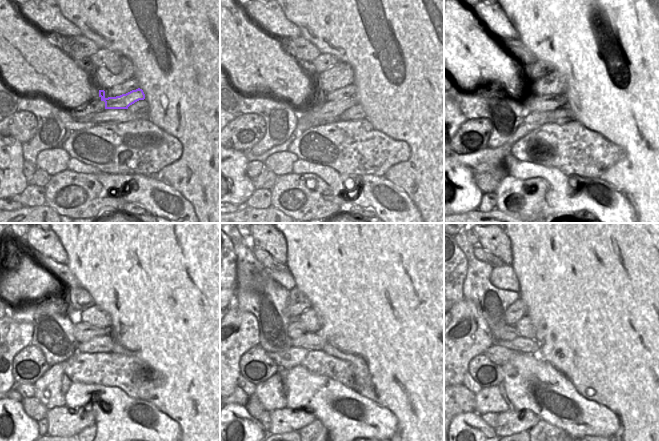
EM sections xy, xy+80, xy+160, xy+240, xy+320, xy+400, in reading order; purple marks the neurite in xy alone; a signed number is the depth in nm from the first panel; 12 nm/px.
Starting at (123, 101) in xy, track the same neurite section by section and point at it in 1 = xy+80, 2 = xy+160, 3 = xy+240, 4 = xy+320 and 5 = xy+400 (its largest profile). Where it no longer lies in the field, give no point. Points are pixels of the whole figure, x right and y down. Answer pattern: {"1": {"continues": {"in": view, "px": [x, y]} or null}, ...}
{"1": {"continues": {"in": "xy+80", "px": [329, 111]}}, "2": {"continues": {"in": "xy+160", "px": [533, 120]}}, "3": {"continues": {"in": "xy+240", "px": [48, 389]}}, "4": {"continues": {"in": "xy+320", "px": [270, 393]}}, "5": {"continues": {"in": "xy+400", "px": [489, 400]}}}

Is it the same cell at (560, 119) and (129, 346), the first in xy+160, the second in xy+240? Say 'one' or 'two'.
two

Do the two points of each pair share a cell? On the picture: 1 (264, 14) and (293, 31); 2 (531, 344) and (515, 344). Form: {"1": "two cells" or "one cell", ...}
{"1": "one cell", "2": "one cell"}

